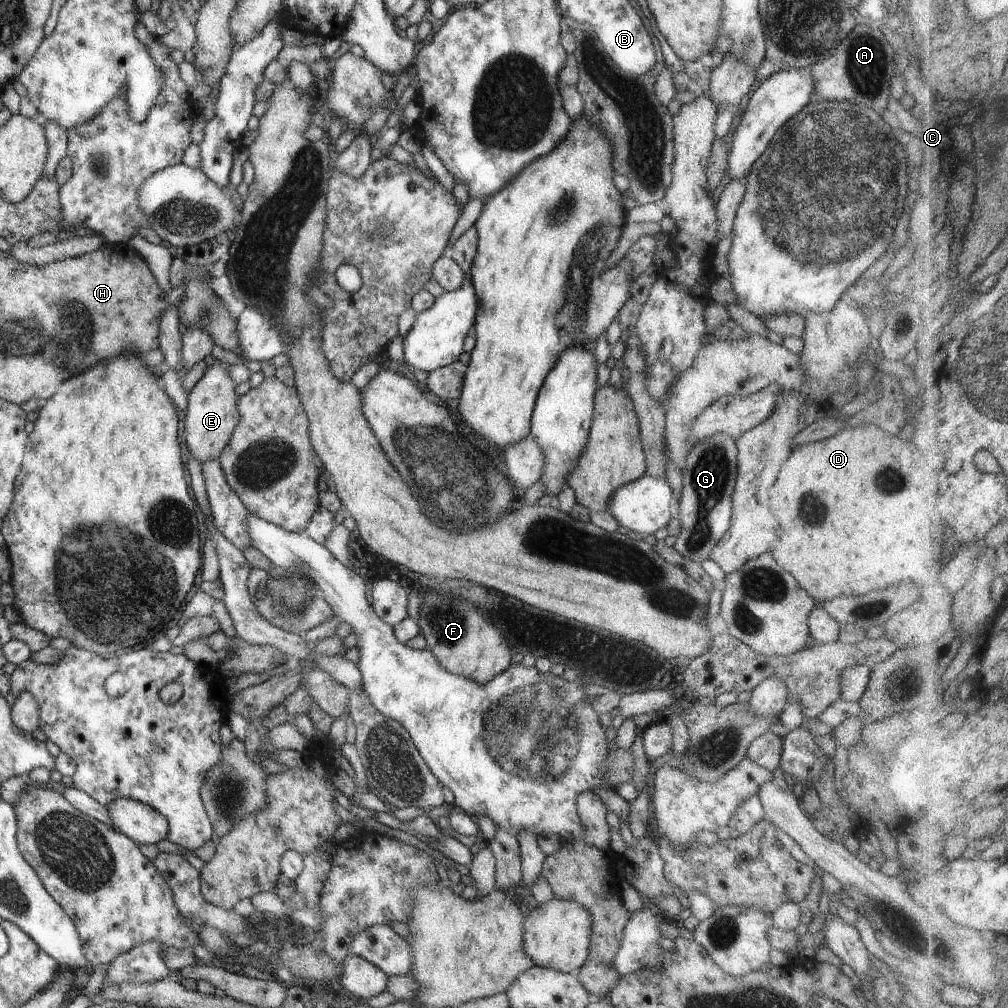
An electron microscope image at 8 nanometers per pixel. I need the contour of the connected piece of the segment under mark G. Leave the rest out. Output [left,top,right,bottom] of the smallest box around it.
[673,432,738,563]

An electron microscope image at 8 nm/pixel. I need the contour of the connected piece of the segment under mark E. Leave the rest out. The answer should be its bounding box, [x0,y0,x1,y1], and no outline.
[183,359,240,465]

